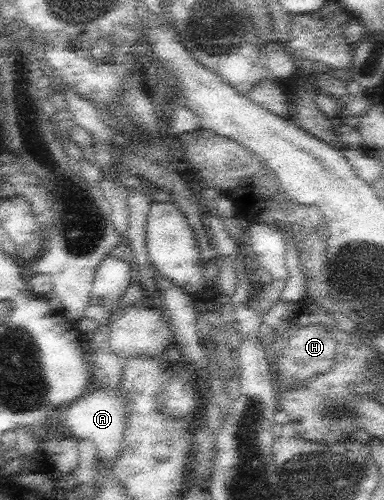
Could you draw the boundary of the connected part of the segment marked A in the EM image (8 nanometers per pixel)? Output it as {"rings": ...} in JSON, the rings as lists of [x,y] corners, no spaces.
{"rings":[[[91,389],[78,400],[75,400],[67,409],[59,414],[59,427],[66,432],[66,436],[89,440],[94,442],[98,457],[107,465],[115,465],[122,451],[126,423],[128,422],[126,407],[128,403],[119,390],[108,392],[107,390]]]}

